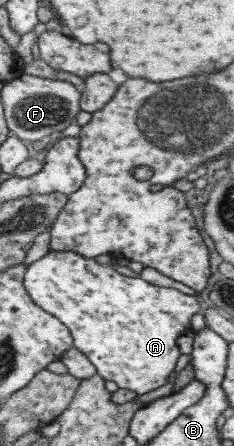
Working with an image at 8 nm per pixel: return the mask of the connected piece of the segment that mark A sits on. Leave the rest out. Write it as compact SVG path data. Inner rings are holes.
M49 251L41 258L31 262L27 265L25 273L23 273L22 279L23 287L25 292L29 294L29 298L33 300L35 305L39 306L43 311L53 315L57 318L67 329L70 331L72 337L72 348L76 351L81 352L88 360L93 364L96 374L102 377L104 380L113 381L116 383L118 388L129 389L137 394L144 394L153 390L162 391L167 387L167 377L169 373L175 368L177 358L180 353L177 350L177 339L190 330L189 319L199 311L199 301L197 296L186 295L171 287L160 287L155 284L143 281L140 277L129 277L126 276L126 272L123 269L119 269L117 266L109 264L98 263L95 258L85 258L77 252L55 252Z

